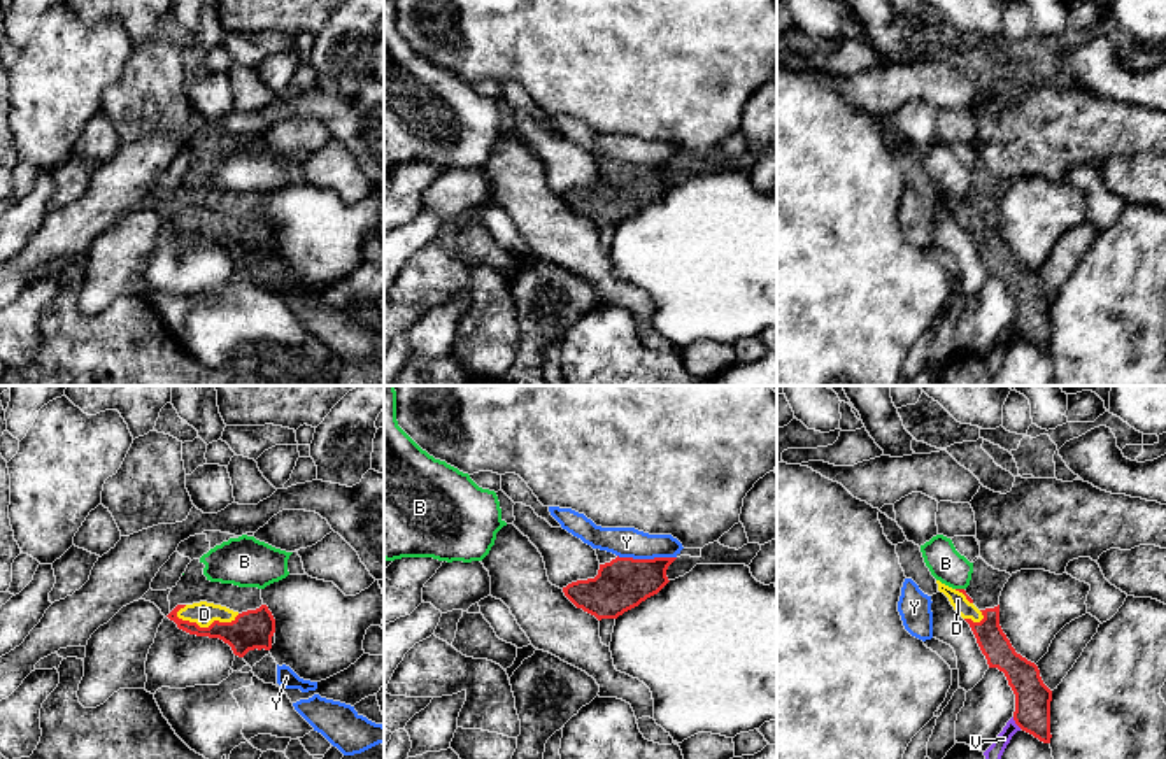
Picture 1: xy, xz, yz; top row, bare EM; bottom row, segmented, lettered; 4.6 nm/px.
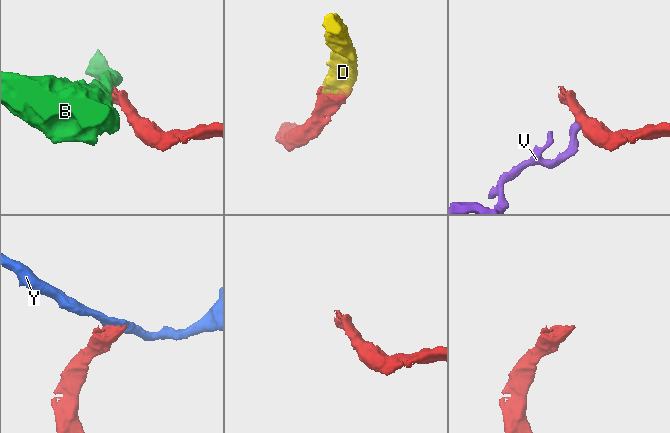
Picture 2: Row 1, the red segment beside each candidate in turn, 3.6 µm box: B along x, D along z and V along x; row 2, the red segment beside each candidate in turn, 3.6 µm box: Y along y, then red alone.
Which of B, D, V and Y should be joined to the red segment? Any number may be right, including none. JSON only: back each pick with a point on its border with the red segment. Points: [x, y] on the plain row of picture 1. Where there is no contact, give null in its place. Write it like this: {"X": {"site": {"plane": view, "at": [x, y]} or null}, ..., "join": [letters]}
{"D": {"site": {"plane": "xy", "at": [209, 234]}}, "join": ["D"]}

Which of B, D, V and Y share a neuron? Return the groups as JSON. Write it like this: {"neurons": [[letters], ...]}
{"neurons": [["B"], ["D"], ["V"], ["Y"]]}

